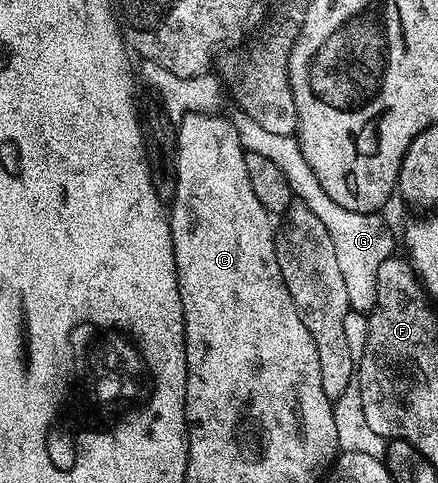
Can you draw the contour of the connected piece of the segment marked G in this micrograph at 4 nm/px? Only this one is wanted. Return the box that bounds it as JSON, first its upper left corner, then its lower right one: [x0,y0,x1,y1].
[234,112,393,314]

